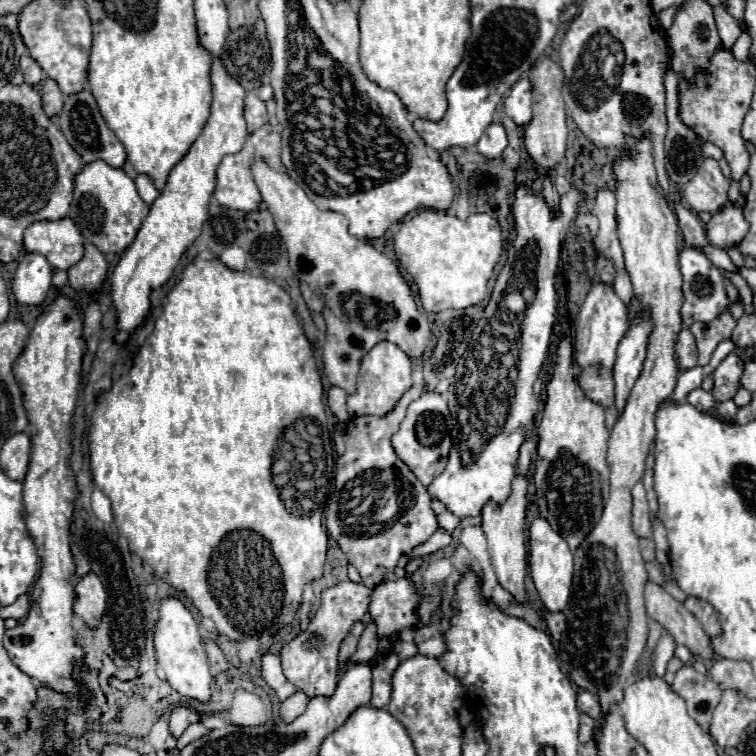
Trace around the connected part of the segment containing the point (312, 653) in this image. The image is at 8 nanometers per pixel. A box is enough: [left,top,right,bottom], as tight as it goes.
[280,582,372,696]

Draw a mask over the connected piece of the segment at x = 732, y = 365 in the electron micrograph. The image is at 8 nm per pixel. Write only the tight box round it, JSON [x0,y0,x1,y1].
[712,354,744,402]

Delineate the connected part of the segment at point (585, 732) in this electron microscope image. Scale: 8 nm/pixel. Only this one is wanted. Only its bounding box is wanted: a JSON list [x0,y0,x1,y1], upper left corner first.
[580,714,596,744]

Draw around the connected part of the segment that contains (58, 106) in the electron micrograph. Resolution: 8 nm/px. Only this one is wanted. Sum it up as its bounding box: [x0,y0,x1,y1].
[42,78,64,116]

